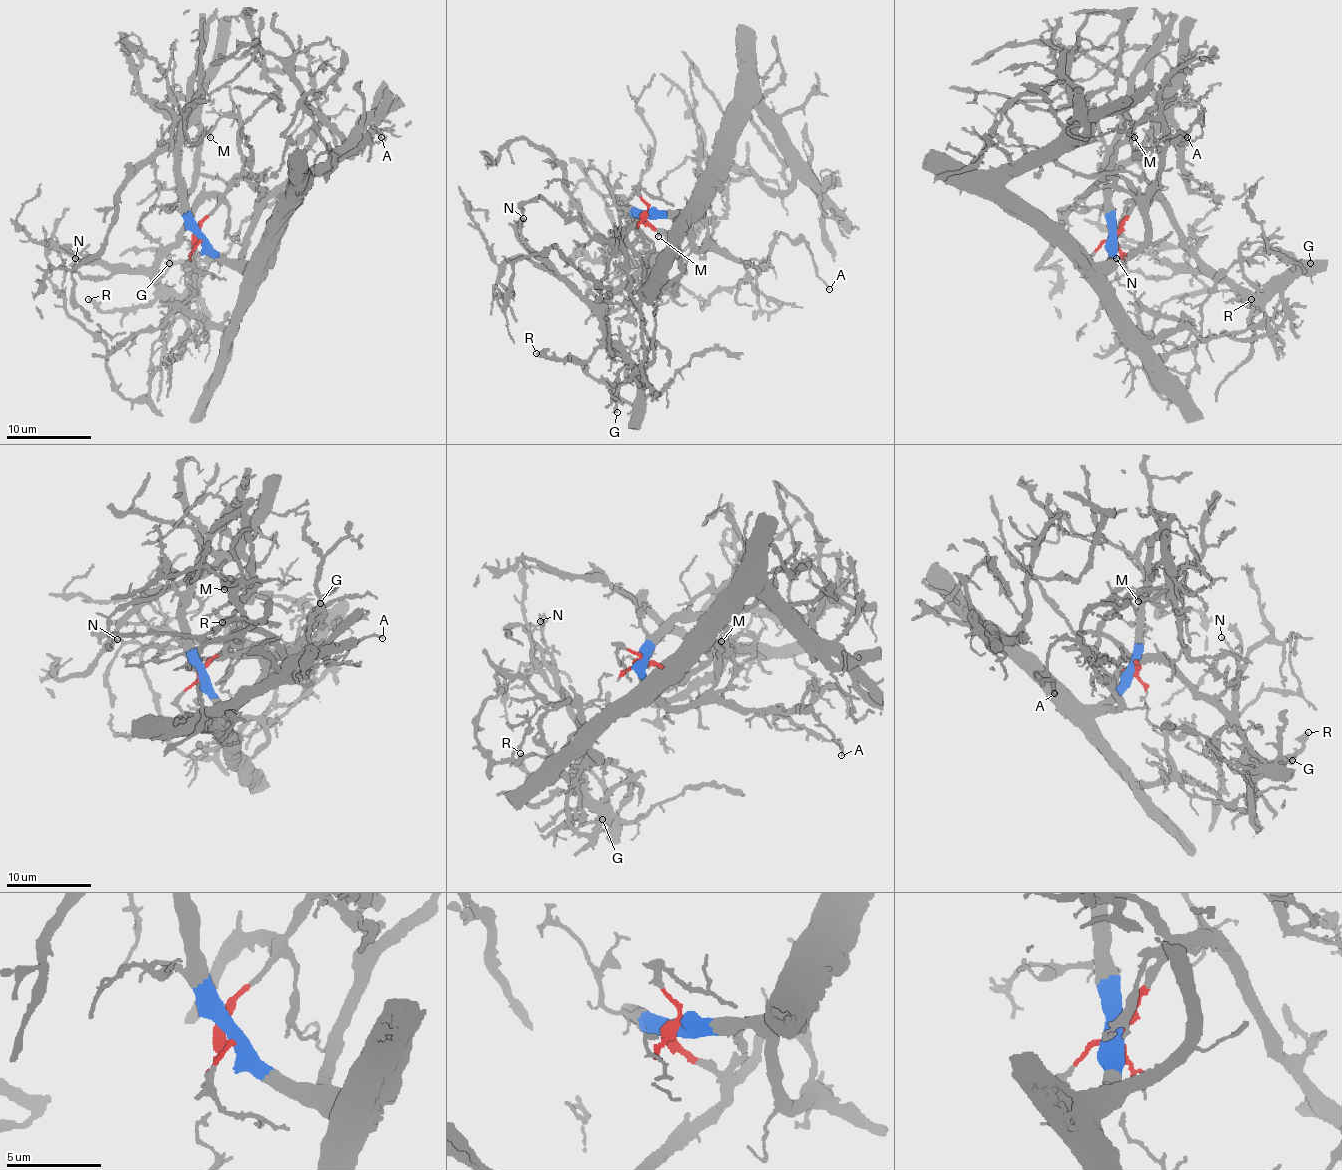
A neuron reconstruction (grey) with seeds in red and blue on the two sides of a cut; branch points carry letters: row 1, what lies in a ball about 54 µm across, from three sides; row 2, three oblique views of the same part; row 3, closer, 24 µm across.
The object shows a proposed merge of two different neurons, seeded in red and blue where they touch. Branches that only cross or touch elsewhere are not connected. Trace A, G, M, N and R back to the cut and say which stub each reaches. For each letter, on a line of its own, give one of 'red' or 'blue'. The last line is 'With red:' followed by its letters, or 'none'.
A: blue
G: red
M: blue
N: red
R: red
With red: G, N, R

